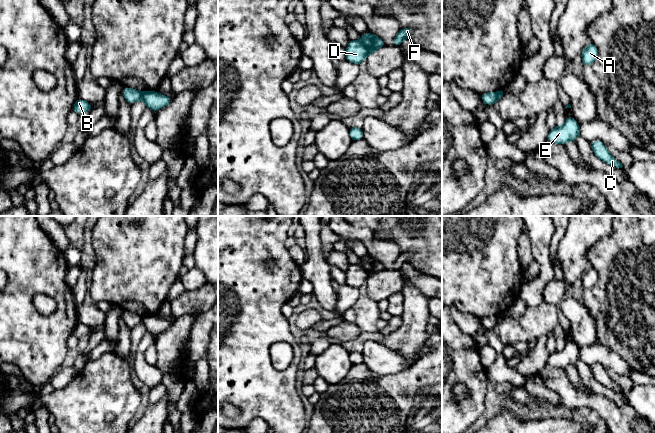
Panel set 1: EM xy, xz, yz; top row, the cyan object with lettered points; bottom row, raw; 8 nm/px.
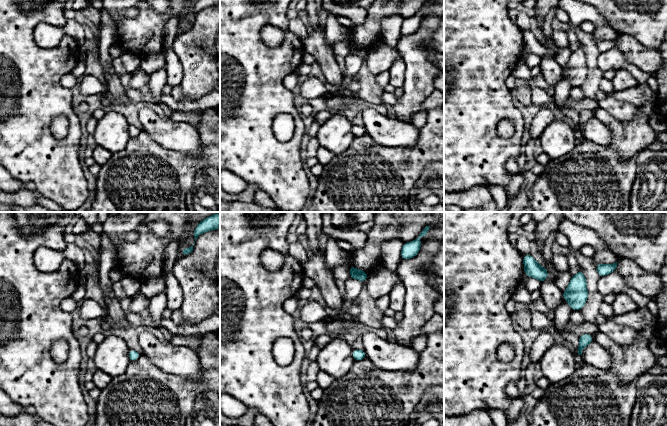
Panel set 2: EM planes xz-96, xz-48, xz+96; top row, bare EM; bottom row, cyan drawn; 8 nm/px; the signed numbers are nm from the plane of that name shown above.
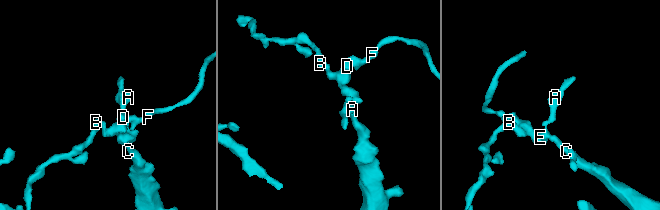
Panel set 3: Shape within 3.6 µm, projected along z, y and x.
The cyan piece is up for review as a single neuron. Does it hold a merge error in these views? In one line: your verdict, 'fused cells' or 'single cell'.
fused cells

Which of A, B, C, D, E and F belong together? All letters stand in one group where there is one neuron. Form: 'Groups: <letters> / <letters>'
Groups: A B C D E / F

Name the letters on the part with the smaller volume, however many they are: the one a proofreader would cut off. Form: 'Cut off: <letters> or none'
Cut off: F

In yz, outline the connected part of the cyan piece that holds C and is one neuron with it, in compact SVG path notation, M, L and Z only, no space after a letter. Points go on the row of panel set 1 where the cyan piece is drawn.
M594 140L591 144L592 150L594 154L604 161L607 164L611 164L615 166L616 168L622 168L623 165L612 157L612 155L609 153L607 148L605 147L604 143L600 140Z

